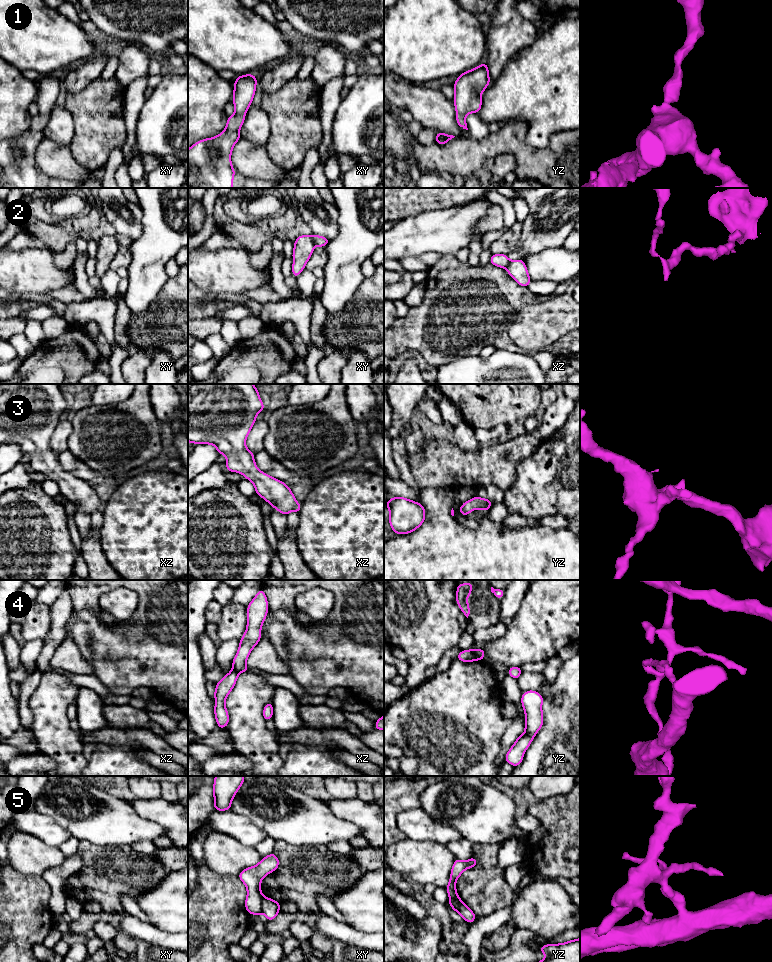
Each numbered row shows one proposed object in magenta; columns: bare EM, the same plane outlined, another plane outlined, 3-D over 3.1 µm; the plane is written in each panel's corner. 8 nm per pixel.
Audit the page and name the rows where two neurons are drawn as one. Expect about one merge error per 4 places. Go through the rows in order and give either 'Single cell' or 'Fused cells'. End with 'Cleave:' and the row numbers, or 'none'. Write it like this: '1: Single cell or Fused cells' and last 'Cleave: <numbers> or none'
1: Single cell
2: Fused cells
3: Single cell
4: Fused cells
5: Fused cells
Cleave: 2, 4, 5

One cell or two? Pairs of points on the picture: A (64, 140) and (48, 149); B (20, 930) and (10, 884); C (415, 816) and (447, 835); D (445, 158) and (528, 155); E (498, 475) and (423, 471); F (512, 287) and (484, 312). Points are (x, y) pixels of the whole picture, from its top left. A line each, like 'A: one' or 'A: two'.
A: two
B: one
C: one
D: one
E: one
F: one

